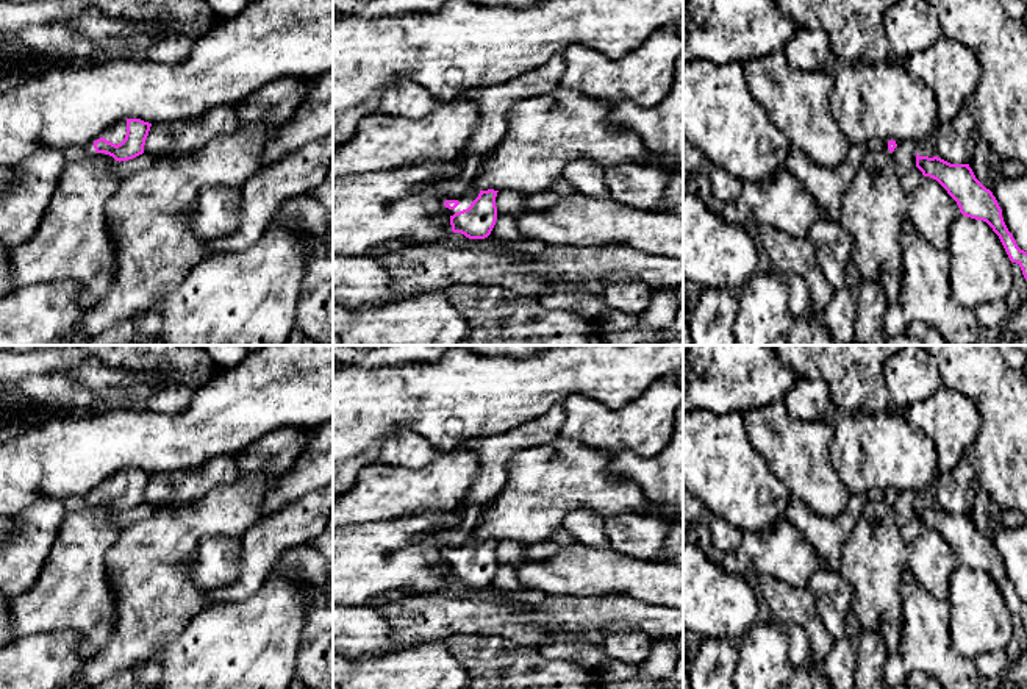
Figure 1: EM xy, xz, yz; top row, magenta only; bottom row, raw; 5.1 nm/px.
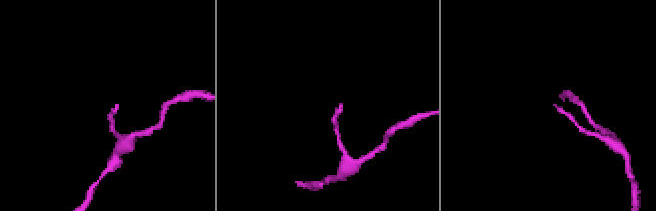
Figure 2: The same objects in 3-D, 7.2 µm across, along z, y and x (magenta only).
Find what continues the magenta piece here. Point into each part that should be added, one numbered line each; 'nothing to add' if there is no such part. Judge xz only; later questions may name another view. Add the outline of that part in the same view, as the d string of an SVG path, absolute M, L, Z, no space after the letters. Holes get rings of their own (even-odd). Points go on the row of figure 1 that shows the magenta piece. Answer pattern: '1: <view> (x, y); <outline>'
1: xz (471, 194); M469 184L467 191L460 197L444 197L442 206L446 208L449 216L453 216L455 212L460 212L463 209L467 209L471 203L478 197L480 191Z

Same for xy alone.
1: xy (116, 133); M119 120L113 127L109 127L106 131L103 131L100 136L97 136L92 142L86 145L88 155L97 155L94 148L94 142L100 137L105 137L106 141L113 144L120 144L125 139L127 134L127 120Z

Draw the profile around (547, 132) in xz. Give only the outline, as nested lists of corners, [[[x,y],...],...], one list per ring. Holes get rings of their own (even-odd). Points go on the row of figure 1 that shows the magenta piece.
[[[563,87],[519,102],[510,112],[505,137],[491,156],[481,161],[478,175],[471,184],[478,191],[511,189],[538,194],[561,181],[564,166],[574,159],[591,159],[603,170],[627,162],[650,166],[655,159],[642,139],[633,131],[613,127],[610,111],[610,105]]]

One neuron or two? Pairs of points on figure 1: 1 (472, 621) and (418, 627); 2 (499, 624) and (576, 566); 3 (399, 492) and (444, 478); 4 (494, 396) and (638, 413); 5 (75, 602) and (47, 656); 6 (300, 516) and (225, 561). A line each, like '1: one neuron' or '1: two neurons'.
1: one neuron
2: two neurons
3: one neuron
4: two neurons
5: two neurons
6: two neurons

